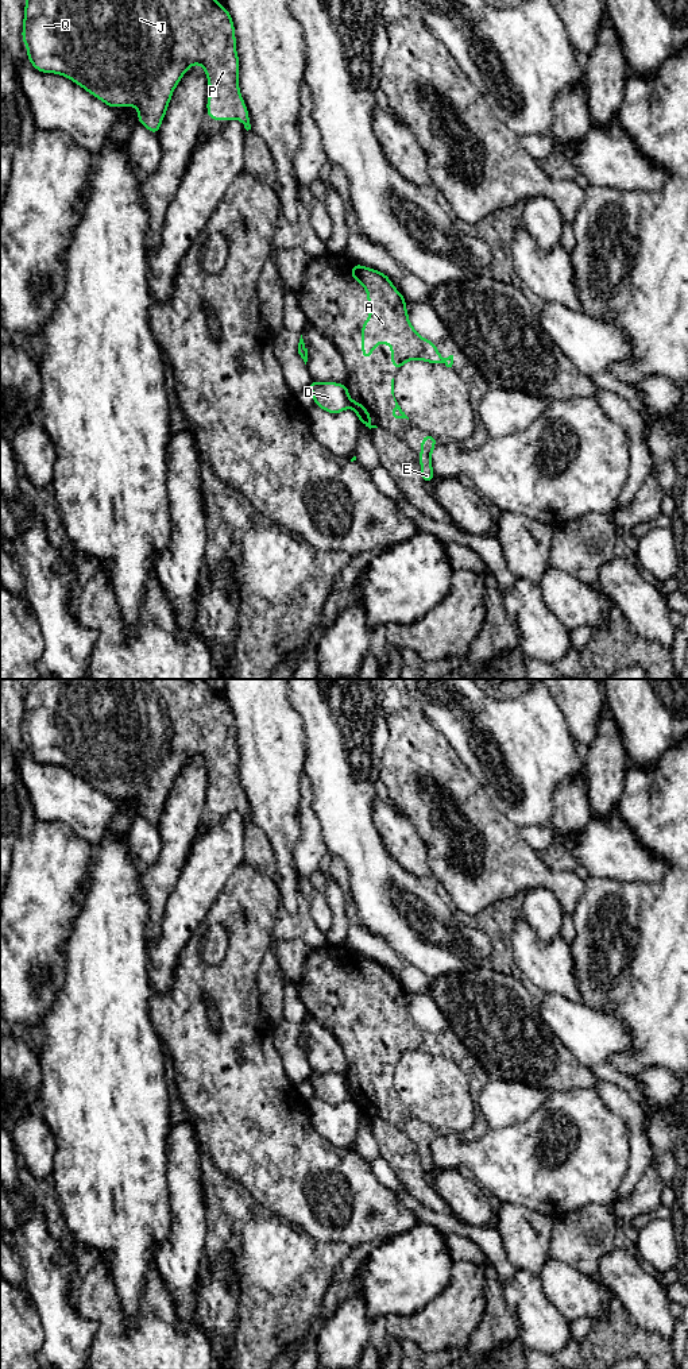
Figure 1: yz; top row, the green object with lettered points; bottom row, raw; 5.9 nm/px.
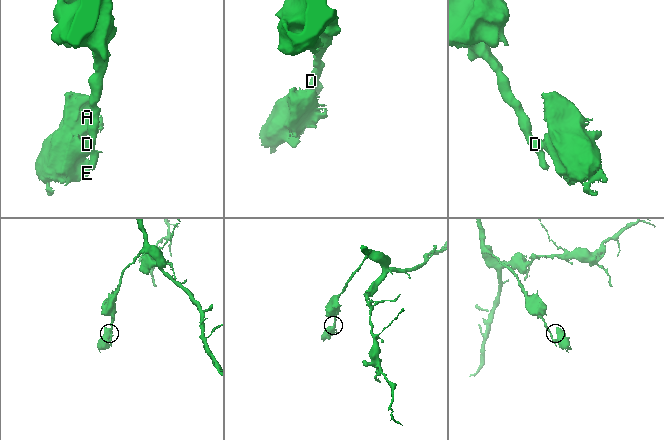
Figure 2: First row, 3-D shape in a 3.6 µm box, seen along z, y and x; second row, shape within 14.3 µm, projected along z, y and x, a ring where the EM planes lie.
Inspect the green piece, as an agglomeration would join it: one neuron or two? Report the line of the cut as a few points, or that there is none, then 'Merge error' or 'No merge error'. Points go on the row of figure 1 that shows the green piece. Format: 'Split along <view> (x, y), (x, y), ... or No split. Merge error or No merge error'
Split along yz (350, 400), (351, 407). Merge error

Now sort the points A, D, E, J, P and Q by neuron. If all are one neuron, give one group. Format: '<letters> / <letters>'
A E / D J P Q

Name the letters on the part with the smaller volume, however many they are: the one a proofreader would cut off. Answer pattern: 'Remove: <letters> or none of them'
Remove: A, E

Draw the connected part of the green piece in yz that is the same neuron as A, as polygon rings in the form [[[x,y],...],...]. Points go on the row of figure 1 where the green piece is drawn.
[[[356,263],[351,277],[366,289],[370,315],[362,324],[362,356],[364,360],[376,346],[386,343],[391,350],[391,366],[397,371],[409,360],[422,360],[452,367],[453,355],[445,360],[437,351],[437,344],[422,338],[411,325],[406,300],[395,289],[387,274]]]

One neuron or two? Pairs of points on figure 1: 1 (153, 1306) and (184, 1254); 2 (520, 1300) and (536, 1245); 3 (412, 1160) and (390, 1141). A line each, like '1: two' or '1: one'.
1: two
2: one
3: one

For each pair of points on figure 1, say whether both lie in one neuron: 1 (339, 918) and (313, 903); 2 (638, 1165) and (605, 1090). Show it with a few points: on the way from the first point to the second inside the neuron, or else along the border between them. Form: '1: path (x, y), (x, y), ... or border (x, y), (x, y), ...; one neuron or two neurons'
1: border (323, 894), (332, 917), (332, 925), (327, 933); two neurons
2: path (638, 1146), (634, 1119), (623, 1107); one neuron

